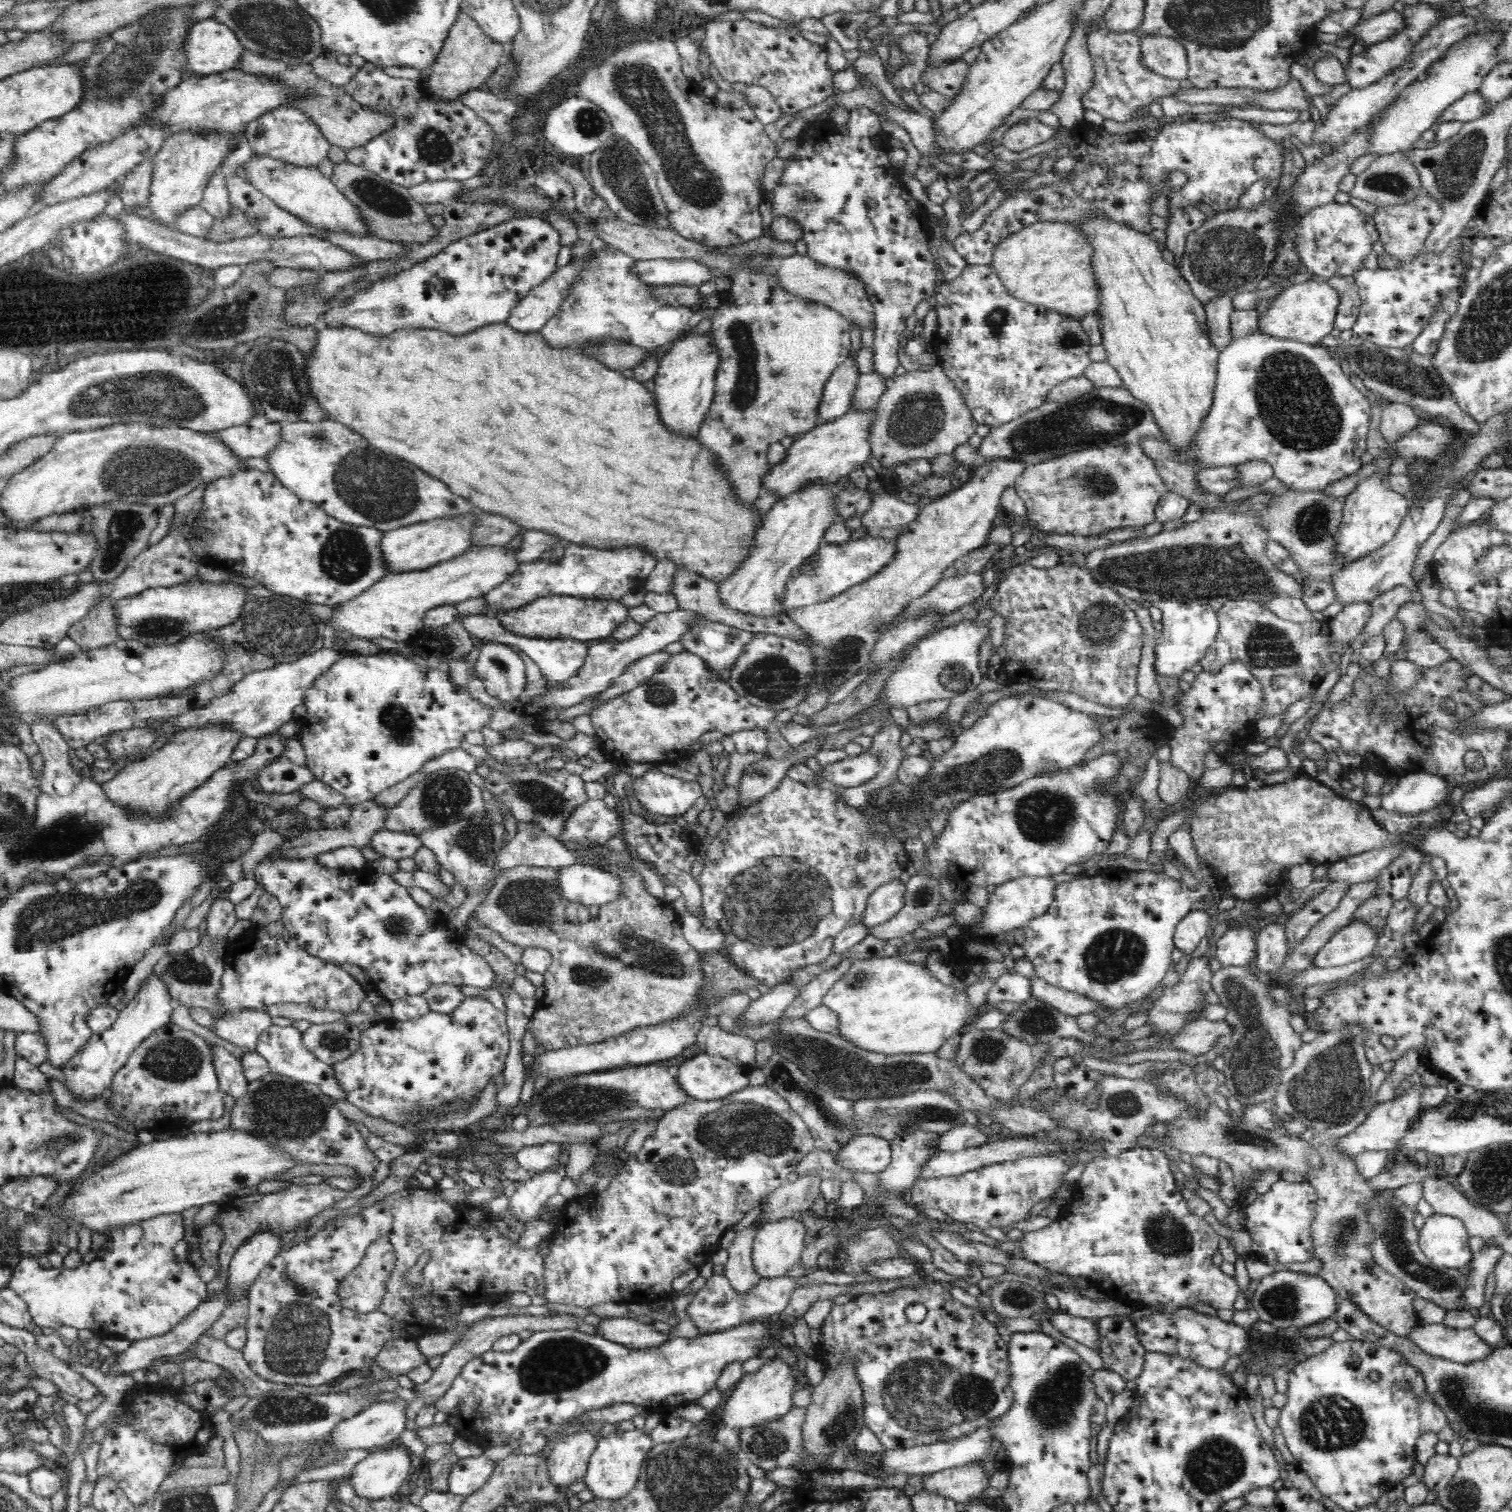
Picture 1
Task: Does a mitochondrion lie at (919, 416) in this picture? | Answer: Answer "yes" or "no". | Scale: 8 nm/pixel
yes

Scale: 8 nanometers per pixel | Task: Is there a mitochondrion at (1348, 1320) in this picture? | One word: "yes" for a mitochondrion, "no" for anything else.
no

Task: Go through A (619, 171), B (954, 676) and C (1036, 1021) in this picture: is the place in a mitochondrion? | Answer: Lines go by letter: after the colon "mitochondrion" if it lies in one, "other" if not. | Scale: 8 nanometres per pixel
A: mitochondrion
B: mitochondrion
C: mitochondrion

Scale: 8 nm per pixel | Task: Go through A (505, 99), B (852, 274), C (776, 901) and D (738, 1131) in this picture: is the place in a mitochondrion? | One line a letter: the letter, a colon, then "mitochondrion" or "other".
A: other
B: other
C: mitochondrion
D: mitochondrion

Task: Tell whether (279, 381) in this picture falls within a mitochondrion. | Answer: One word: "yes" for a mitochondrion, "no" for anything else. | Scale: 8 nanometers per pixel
yes

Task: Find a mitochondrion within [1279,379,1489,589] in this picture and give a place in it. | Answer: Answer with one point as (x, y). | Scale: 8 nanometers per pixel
(1311, 522)

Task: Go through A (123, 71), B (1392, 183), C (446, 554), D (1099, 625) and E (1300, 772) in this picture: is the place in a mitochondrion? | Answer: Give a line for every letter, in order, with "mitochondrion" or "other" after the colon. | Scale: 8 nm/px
A: mitochondrion
B: mitochondrion
C: other
D: mitochondrion
E: other

